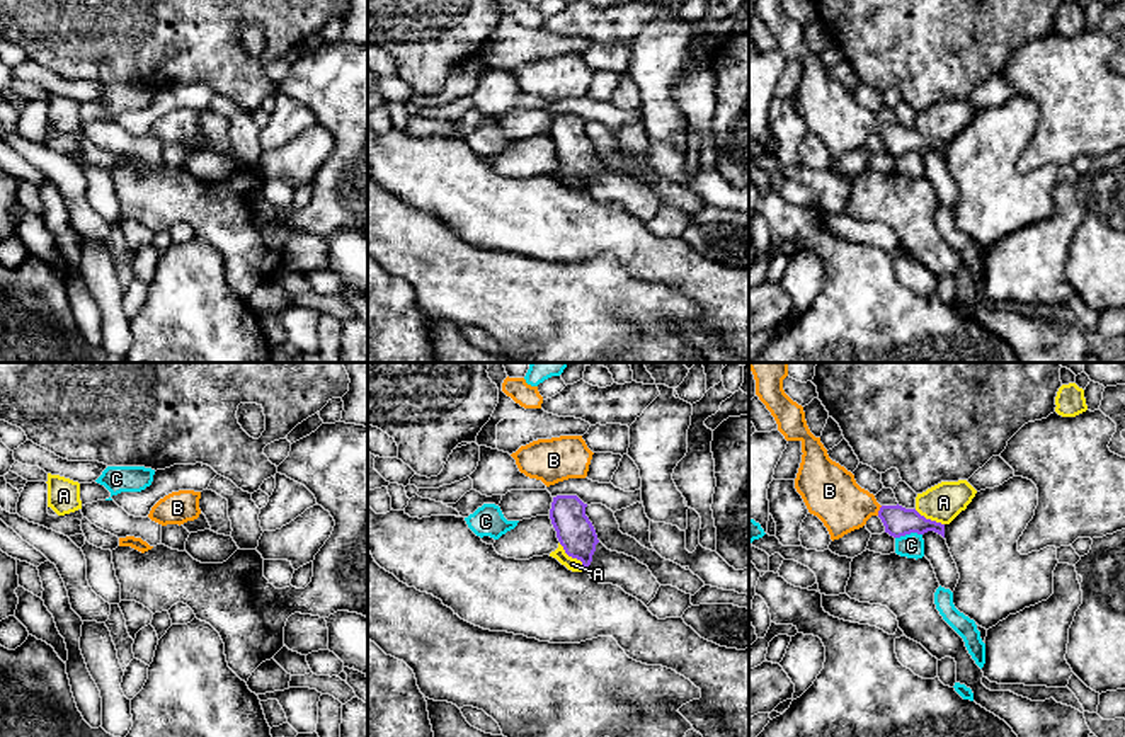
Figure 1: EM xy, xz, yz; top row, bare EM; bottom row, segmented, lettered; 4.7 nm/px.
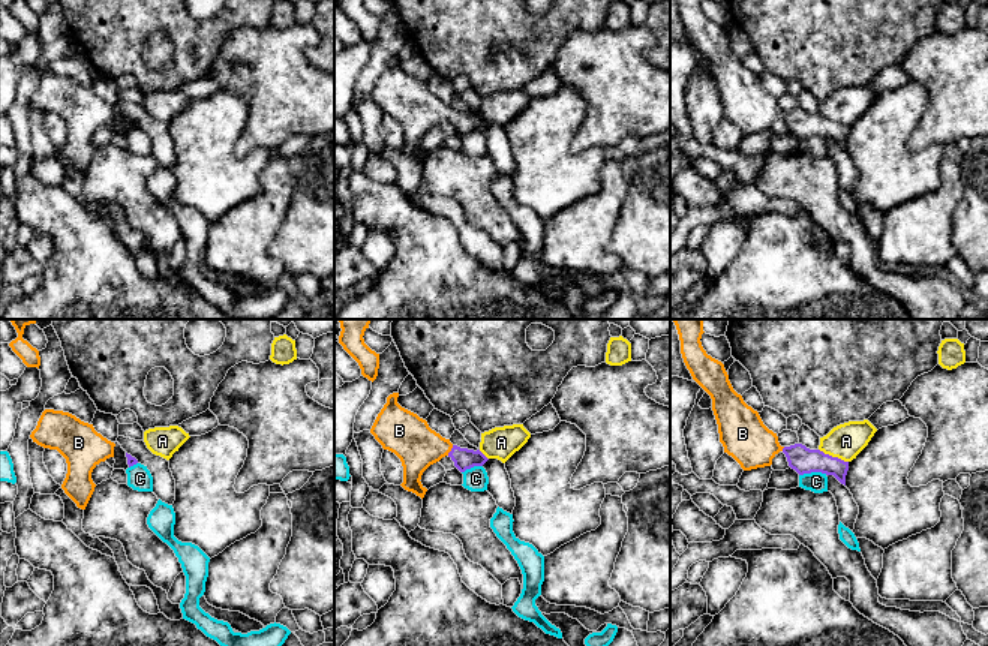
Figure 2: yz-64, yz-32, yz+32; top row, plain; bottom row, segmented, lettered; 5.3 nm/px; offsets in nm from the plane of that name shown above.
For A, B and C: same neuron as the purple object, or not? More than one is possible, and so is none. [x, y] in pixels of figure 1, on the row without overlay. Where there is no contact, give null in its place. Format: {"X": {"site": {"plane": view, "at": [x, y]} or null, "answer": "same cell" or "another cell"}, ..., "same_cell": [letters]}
{"A": {"site": {"plane": "xz", "at": [572, 176]}, "answer": "another cell"}, "B": {"site": {"plane": "yz", "at": [879, 130]}, "answer": "same cell"}, "C": {"site": {"plane": "yz", "at": [907, 152]}, "answer": "another cell"}, "same_cell": ["B"]}

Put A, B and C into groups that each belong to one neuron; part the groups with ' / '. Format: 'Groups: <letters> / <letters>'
Groups: A / B / C

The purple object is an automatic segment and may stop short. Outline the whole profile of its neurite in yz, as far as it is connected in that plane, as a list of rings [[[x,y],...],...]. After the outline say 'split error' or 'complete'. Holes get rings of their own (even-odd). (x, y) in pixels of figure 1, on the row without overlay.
[[[756,0],[756,14],[774,36],[785,58],[802,61],[795,107],[808,131],[824,141],[832,160],[863,146],[871,134],[878,134],[885,151],[894,157],[928,150],[945,157],[945,143],[899,123],[880,124],[873,112],[856,102],[851,90],[832,80],[820,56],[810,51],[803,26],[785,12],[783,0]]]; split error

